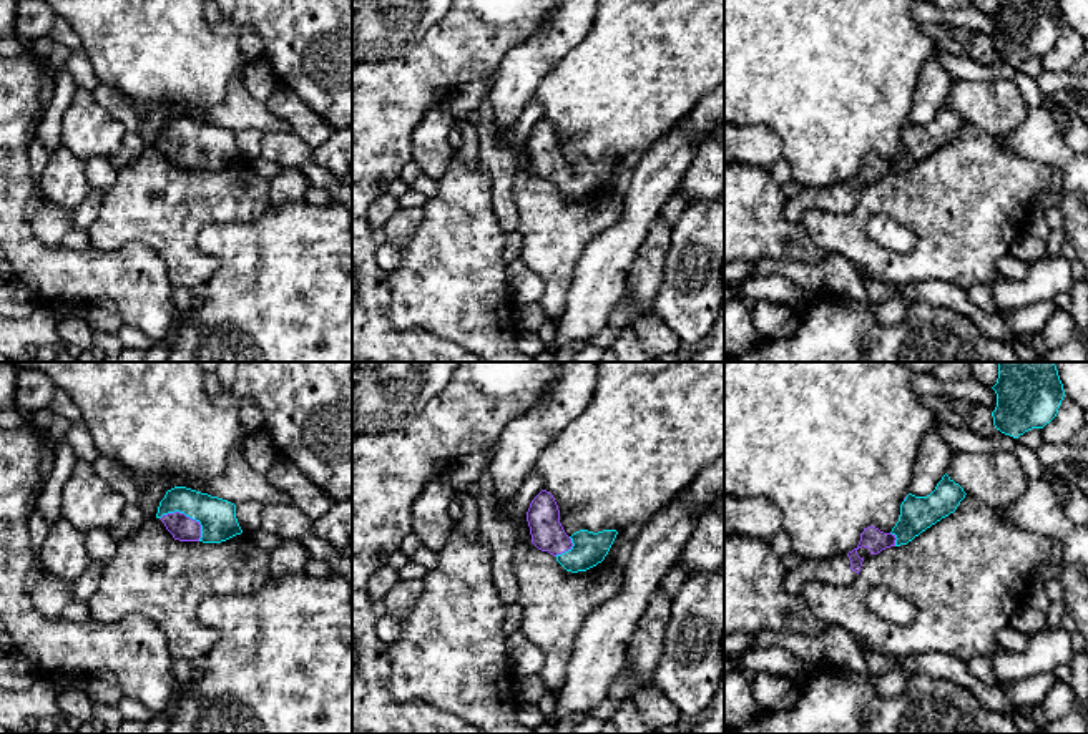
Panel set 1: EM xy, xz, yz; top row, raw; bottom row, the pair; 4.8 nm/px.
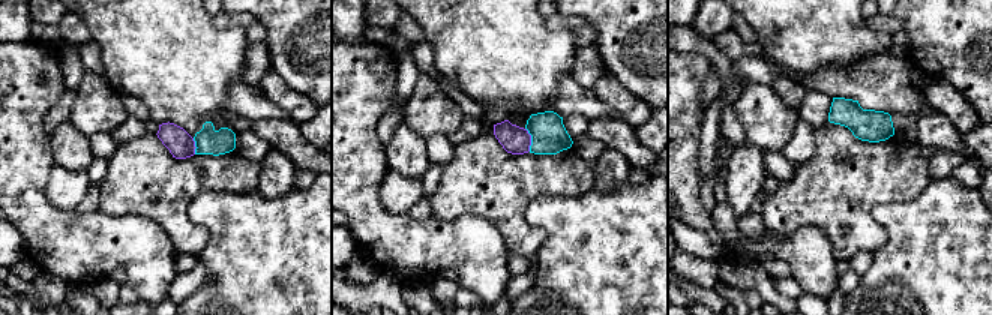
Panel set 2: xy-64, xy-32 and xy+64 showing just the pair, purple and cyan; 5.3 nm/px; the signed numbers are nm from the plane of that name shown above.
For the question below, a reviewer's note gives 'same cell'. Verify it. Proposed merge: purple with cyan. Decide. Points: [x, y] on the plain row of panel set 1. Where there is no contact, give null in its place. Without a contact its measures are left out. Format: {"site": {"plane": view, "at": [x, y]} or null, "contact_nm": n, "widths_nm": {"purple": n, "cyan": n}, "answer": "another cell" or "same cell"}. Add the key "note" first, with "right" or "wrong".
{"note": "right", "site": {"plane": "xy", "at": [188, 145]}, "contact_nm": 240, "widths_nm": {"purple": 120, "cyan": 180}, "answer": "same cell"}

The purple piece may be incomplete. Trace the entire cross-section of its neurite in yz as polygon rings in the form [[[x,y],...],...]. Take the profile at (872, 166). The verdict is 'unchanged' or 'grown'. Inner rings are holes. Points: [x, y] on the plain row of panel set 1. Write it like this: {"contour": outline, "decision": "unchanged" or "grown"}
{"contour": [[[945,101],[930,123],[915,125],[909,121],[905,125],[899,149],[890,161],[884,161],[872,153],[864,156],[860,169],[852,179],[824,188],[804,188],[797,196],[787,199],[784,216],[799,223],[812,209],[836,214],[854,211],[865,184],[877,183],[890,174],[907,173],[953,141],[965,123],[963,116]]], "decision": "grown"}

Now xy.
{"contour": [[[186,115],[166,120],[156,146],[179,169],[221,171],[243,161],[234,131]]], "decision": "grown"}

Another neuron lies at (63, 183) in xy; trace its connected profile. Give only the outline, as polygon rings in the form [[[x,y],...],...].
[[[61,144],[48,156],[42,191],[48,203],[75,213],[91,191],[86,179],[86,163]]]

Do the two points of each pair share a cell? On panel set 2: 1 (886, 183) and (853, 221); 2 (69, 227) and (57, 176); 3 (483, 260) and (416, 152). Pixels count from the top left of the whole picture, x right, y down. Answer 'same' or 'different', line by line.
1: same
2: different
3: different

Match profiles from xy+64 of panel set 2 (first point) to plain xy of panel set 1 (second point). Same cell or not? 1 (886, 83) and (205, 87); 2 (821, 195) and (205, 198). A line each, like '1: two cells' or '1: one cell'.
1: two cells
2: one cell

